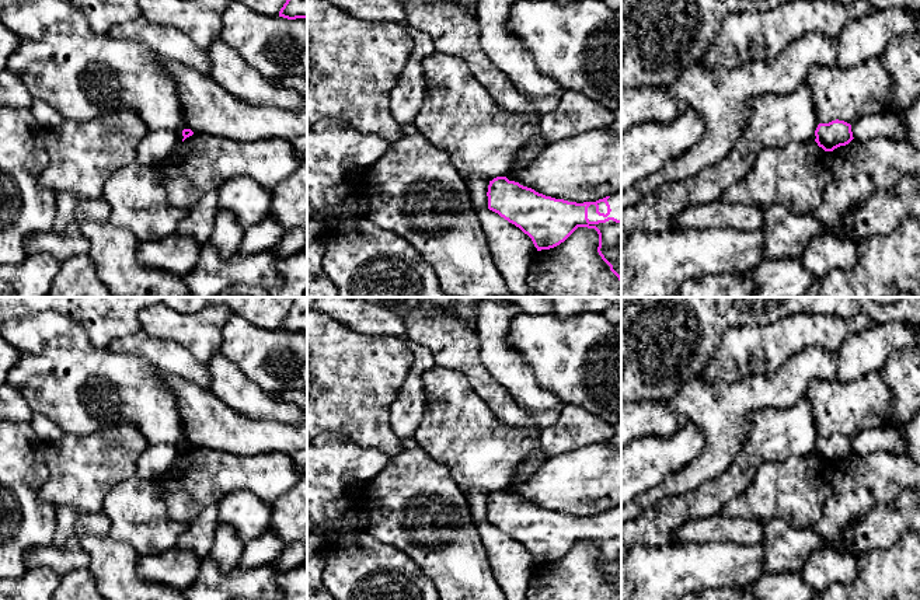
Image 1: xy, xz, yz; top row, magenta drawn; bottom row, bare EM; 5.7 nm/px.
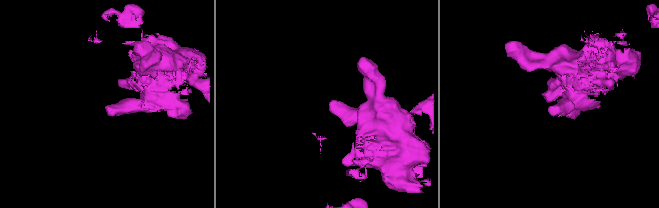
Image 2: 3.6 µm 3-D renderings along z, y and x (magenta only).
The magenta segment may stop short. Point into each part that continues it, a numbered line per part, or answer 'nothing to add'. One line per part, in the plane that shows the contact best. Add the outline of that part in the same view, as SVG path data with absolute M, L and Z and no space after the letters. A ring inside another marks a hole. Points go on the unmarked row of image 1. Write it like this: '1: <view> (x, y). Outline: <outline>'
1: xz (614, 515). Outline: M621 503L617 505L616 507L610 509L610 512L607 513L609 519L610 519L610 529L607 531L614 531L617 534L621 534ZM590 519L588 521L588 533L589 536L597 536L597 534L604 534L607 531L599 530L596 527L596 520Z

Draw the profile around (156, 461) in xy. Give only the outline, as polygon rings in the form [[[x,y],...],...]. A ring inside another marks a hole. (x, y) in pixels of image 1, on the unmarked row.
[[[149,446],[137,461],[136,475],[144,479],[163,479],[181,458],[182,454],[172,446]]]

